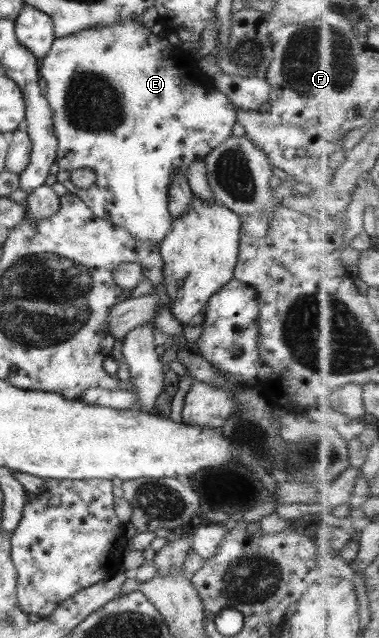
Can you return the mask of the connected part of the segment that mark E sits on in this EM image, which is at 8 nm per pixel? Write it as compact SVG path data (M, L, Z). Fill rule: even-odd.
M124 19L107 25L87 27L82 31L76 31L72 35L62 35L54 38L46 55L39 61L39 76L45 79L45 98L52 112L52 131L56 137L57 151L55 162L58 164L56 181L67 190L67 194L79 198L88 210L104 221L113 223L126 230L128 234L143 242L160 243L161 239L168 233L171 215L166 210L166 189L174 173L186 175L188 165L194 163L194 159L204 159L214 147L218 147L226 137L231 135L232 126L235 121L234 106L229 99L214 87L204 74L193 74L186 67L182 67L180 60L181 49L170 43L167 37L160 37L152 34L150 29L144 27L138 19ZM86 168L95 175L95 182L88 189L78 189L70 183L70 173L76 169Z

